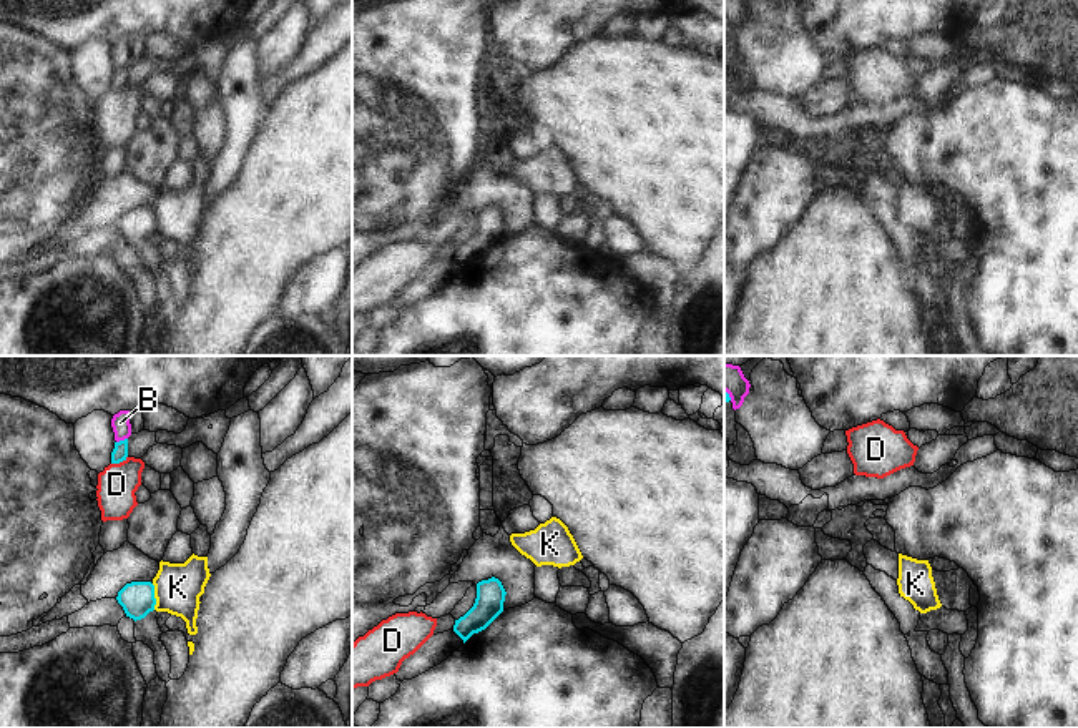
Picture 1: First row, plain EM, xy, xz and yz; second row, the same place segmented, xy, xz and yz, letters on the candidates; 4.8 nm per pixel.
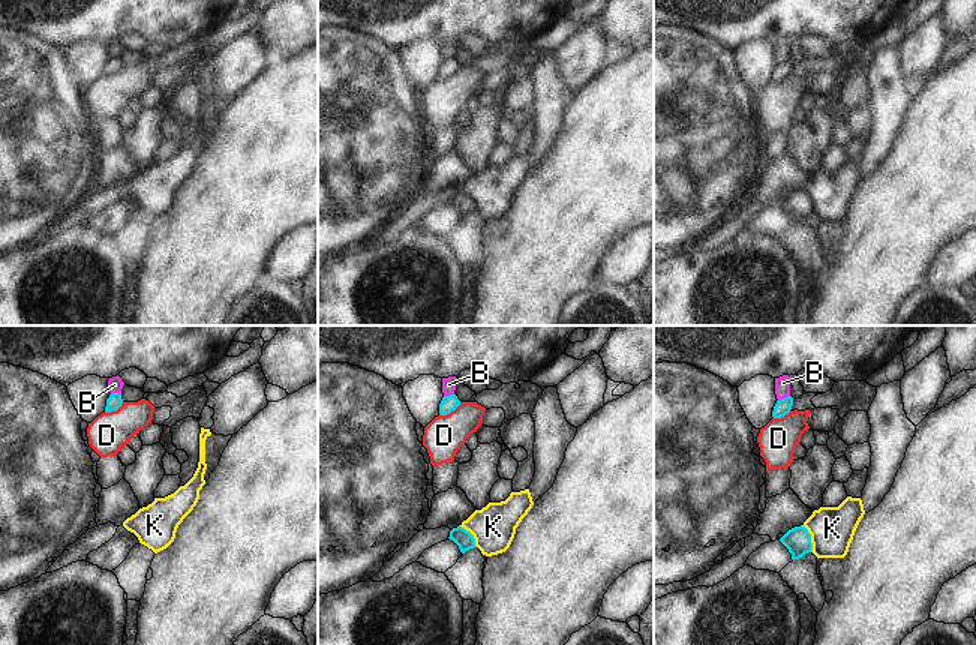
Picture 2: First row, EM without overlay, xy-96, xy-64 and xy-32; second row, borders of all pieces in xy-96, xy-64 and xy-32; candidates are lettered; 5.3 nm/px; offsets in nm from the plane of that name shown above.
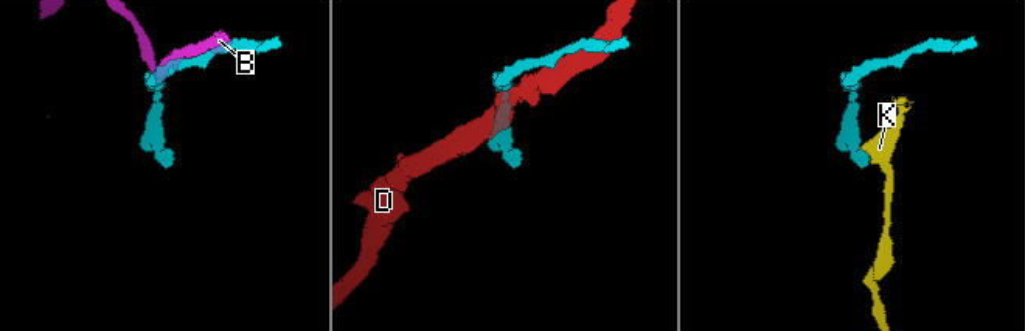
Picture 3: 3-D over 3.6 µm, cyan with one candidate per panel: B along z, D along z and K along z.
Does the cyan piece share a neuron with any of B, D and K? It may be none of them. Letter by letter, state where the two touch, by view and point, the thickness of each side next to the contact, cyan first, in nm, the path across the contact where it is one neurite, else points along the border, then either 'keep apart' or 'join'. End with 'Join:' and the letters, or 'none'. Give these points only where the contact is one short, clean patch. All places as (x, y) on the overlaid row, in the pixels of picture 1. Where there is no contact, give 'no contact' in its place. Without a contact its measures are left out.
B: meets cyan in xy at (122, 441); 80 nm thick on the cyan side, 90 nm on the other; keep apart
D: meets cyan in xy at (118, 462); 80 nm thick on the cyan side, 190 nm on the other; keep apart
K: meets cyan in xy at (153, 597); 160 nm thick on the cyan side, 220 nm on the other; border along xy (151, 584), (155, 609); keep apart
Join: none

